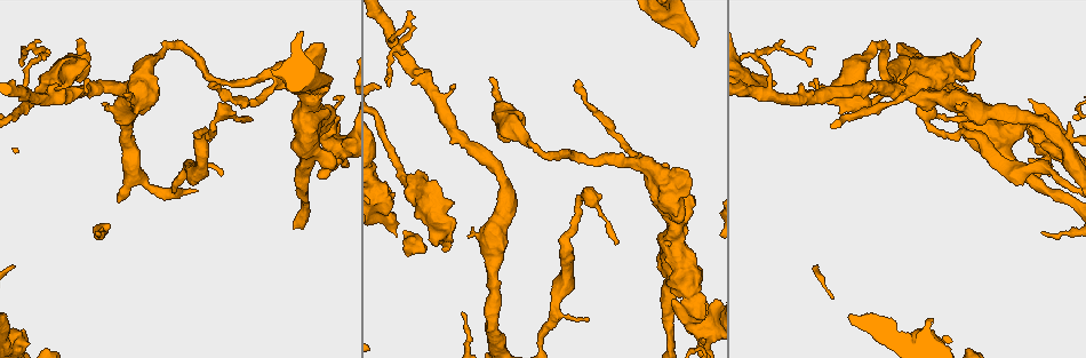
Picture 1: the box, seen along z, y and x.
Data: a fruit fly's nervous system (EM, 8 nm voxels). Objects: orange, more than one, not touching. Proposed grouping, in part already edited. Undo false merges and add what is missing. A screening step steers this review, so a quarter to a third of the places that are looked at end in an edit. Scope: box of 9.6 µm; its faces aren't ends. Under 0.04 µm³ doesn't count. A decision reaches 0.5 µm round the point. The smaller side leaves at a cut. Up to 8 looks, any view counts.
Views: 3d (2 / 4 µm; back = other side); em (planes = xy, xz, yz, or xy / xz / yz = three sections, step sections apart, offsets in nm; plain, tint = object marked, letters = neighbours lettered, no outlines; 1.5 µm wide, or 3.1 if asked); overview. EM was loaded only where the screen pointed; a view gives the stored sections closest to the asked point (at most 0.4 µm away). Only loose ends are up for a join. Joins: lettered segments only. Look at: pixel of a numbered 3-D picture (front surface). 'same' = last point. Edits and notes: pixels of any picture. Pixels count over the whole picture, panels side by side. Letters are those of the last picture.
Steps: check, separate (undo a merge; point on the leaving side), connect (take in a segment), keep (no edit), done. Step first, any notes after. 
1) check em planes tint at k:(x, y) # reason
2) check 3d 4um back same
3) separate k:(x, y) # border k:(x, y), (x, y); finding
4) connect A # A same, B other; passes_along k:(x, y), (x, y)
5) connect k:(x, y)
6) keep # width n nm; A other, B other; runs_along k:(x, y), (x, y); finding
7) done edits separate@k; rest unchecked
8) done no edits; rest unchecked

check em planes letters at 1:(123, 95) # end of a long branch

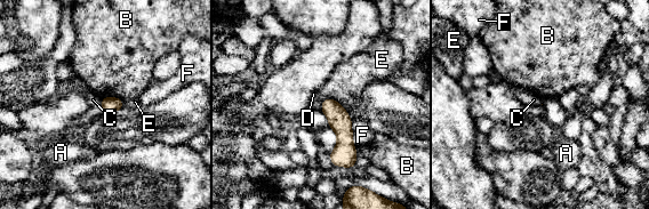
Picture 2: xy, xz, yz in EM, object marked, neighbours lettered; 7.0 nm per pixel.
keep # A other, B other, C other, D other, E other, F other; border 2:(102, 98), (99, 104); none of them fits

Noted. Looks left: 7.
check em planes letters at 1:(979, 41) # branch stops here

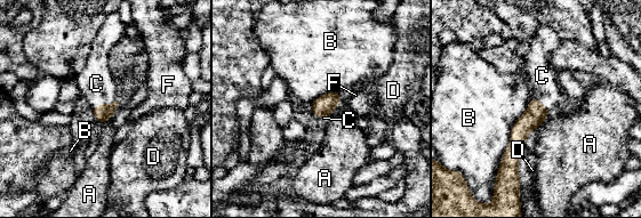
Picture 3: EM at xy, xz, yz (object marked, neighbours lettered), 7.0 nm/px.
connect C # width 120 nm; A other, B other, C same, D other, F other; passes_along 3:(104, 112), (104, 104), (96, 83); it goes on there

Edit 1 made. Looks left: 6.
check overview

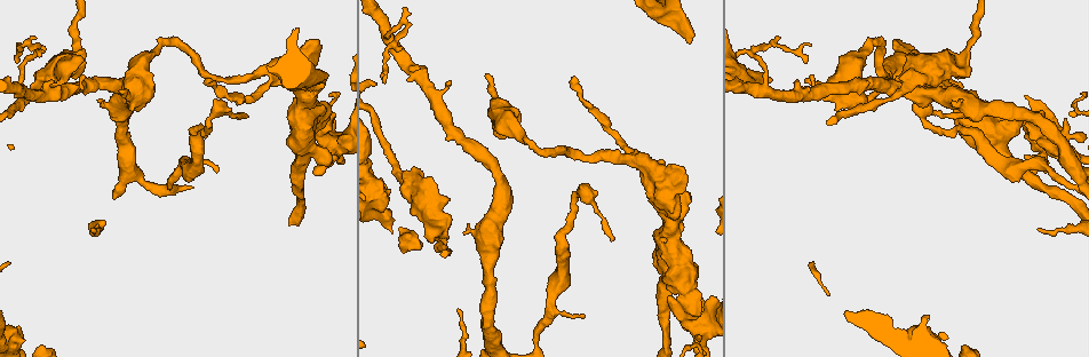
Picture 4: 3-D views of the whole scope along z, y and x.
check em yz step 8 tint at 4:(539, 151) # abrupt turn

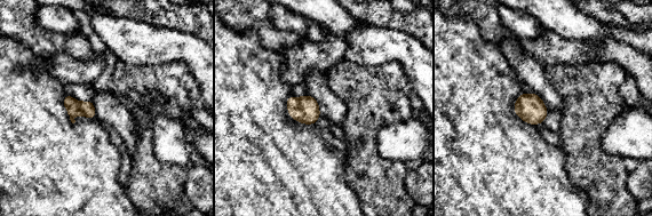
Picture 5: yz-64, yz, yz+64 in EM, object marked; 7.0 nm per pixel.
check em planes letters same

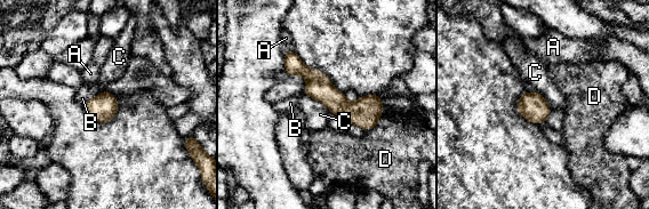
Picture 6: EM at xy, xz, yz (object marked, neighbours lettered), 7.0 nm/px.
keep # A other, B other, C other, D other; runs_along 6:(290, 63), (346, 111), (375, 120); all the same neuron

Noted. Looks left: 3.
done edits connect@3; rest unchecked

